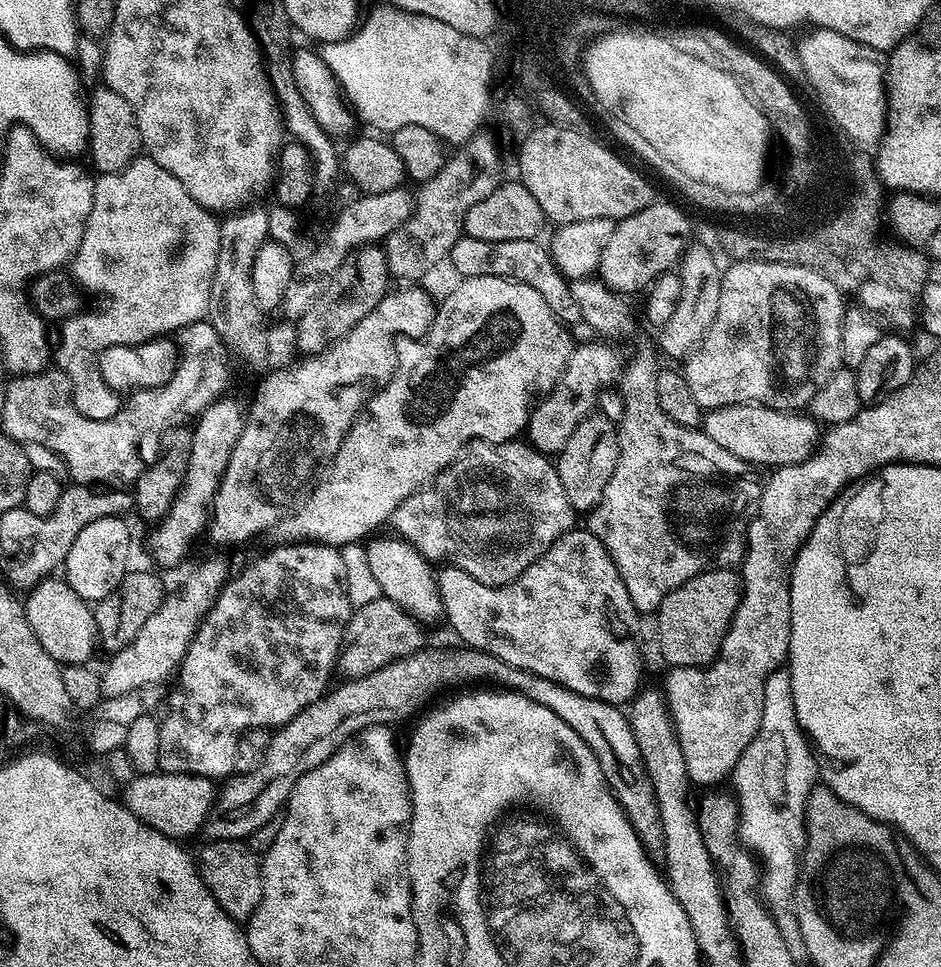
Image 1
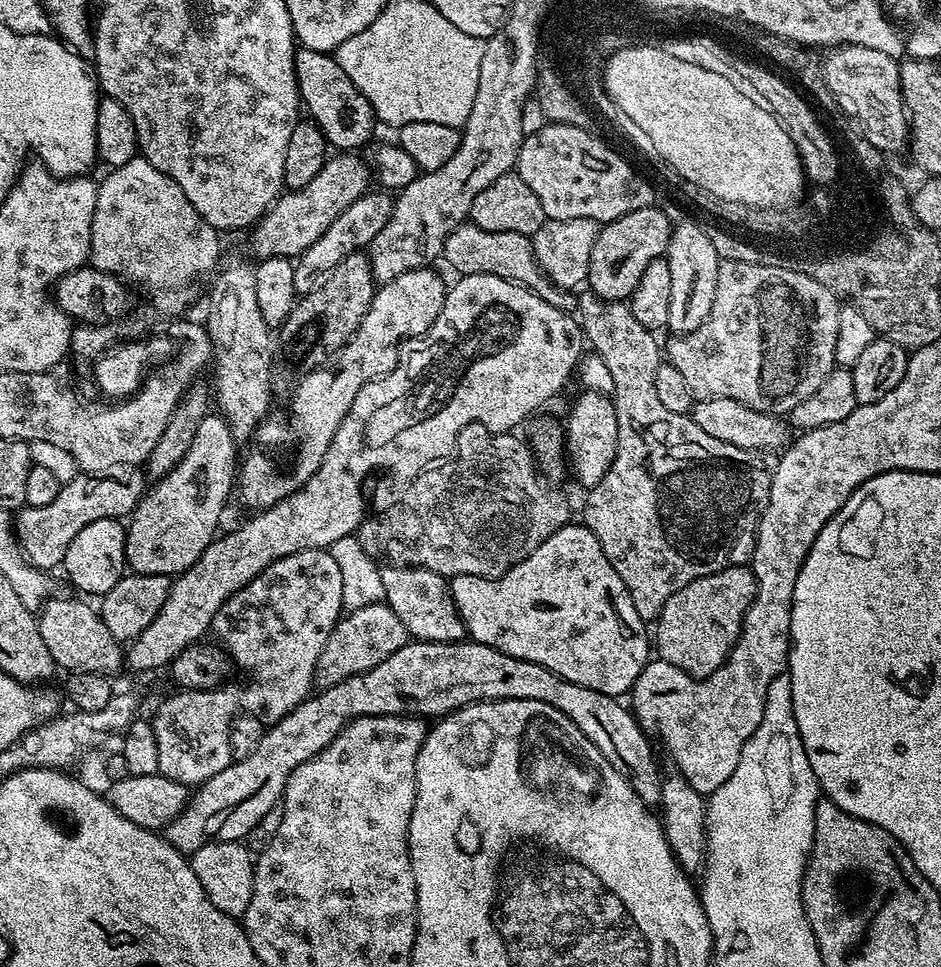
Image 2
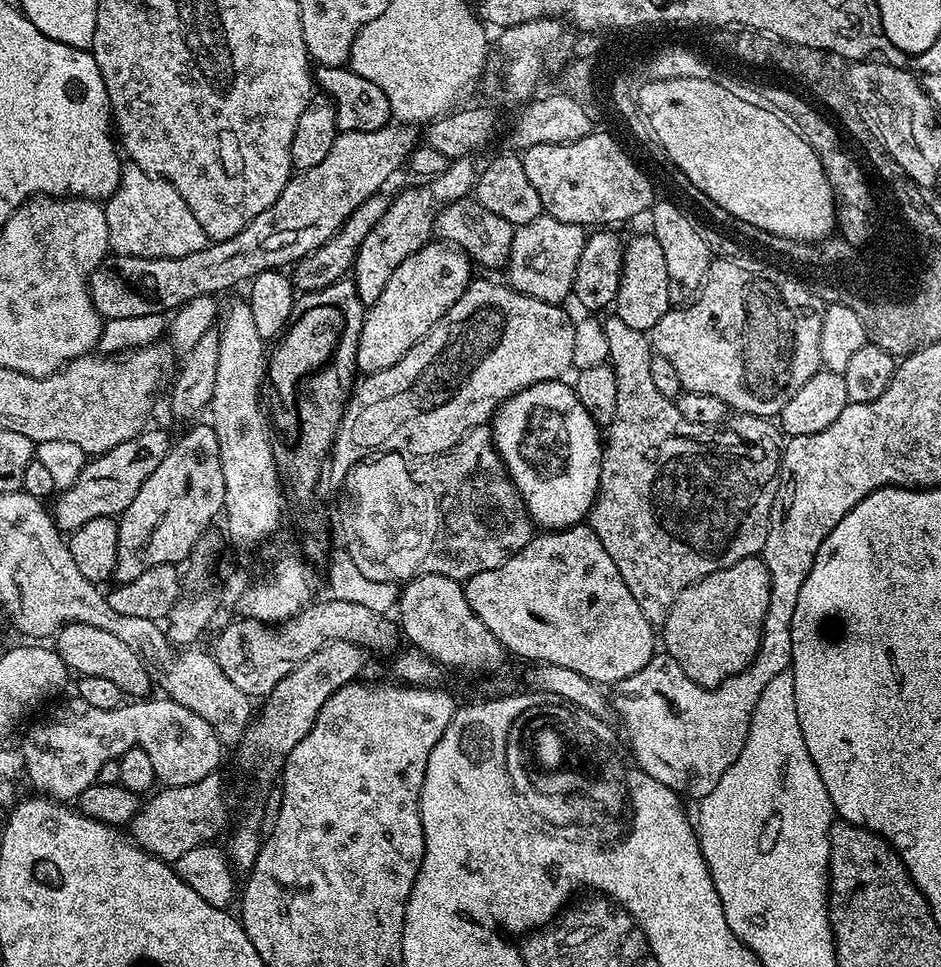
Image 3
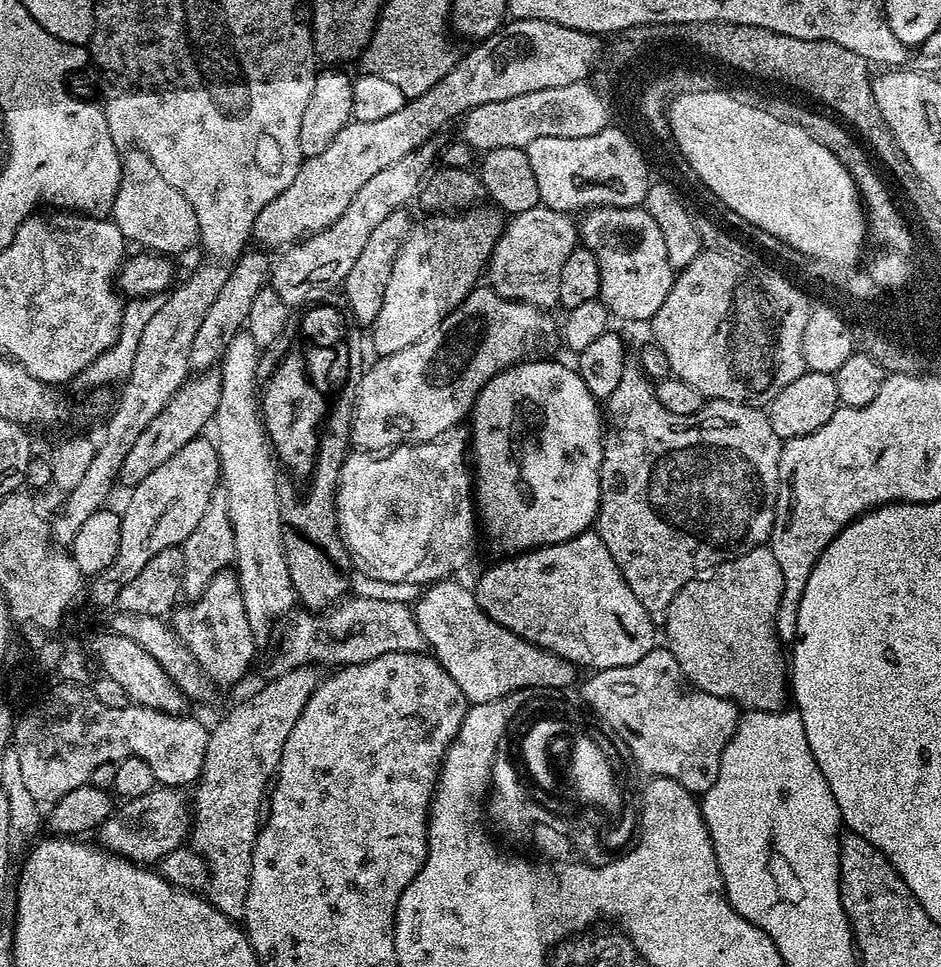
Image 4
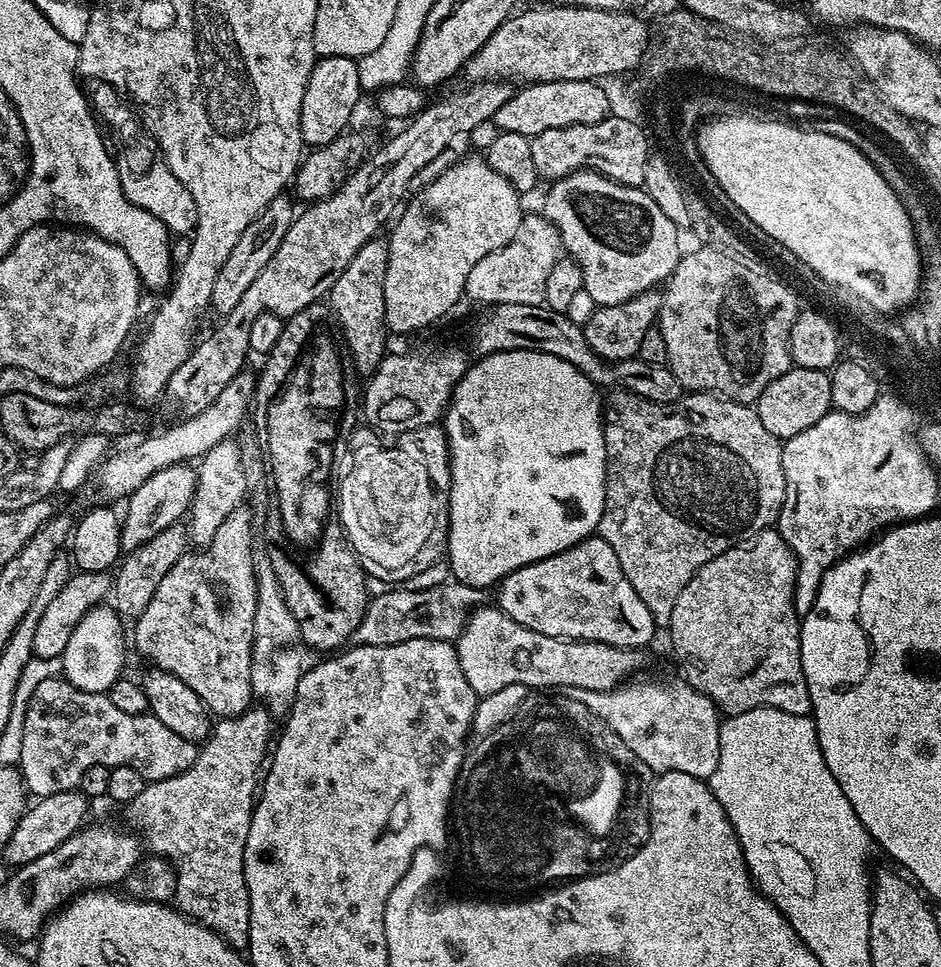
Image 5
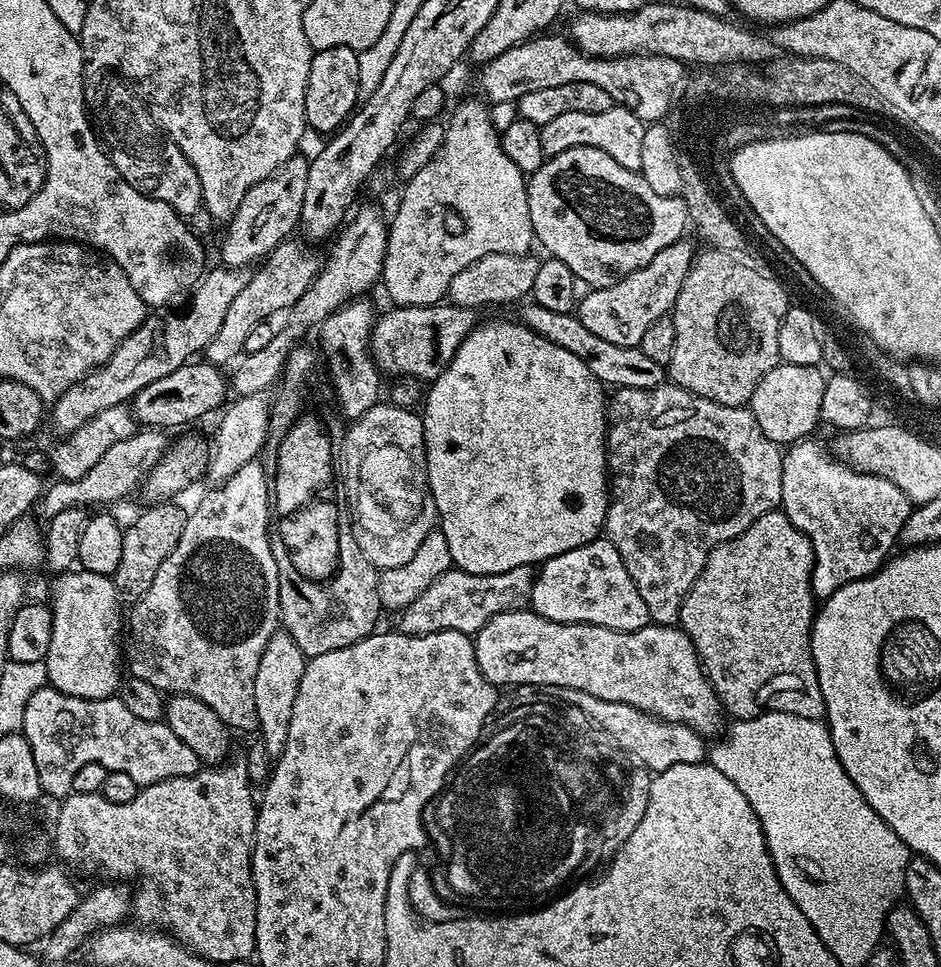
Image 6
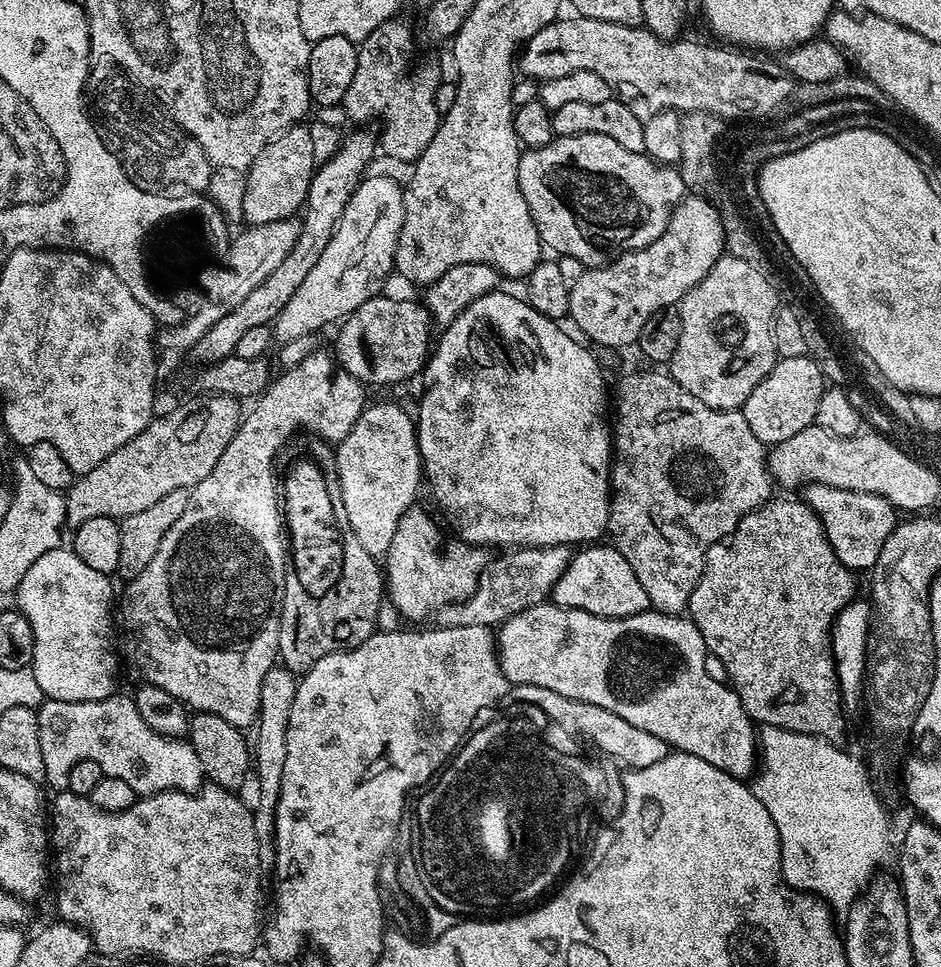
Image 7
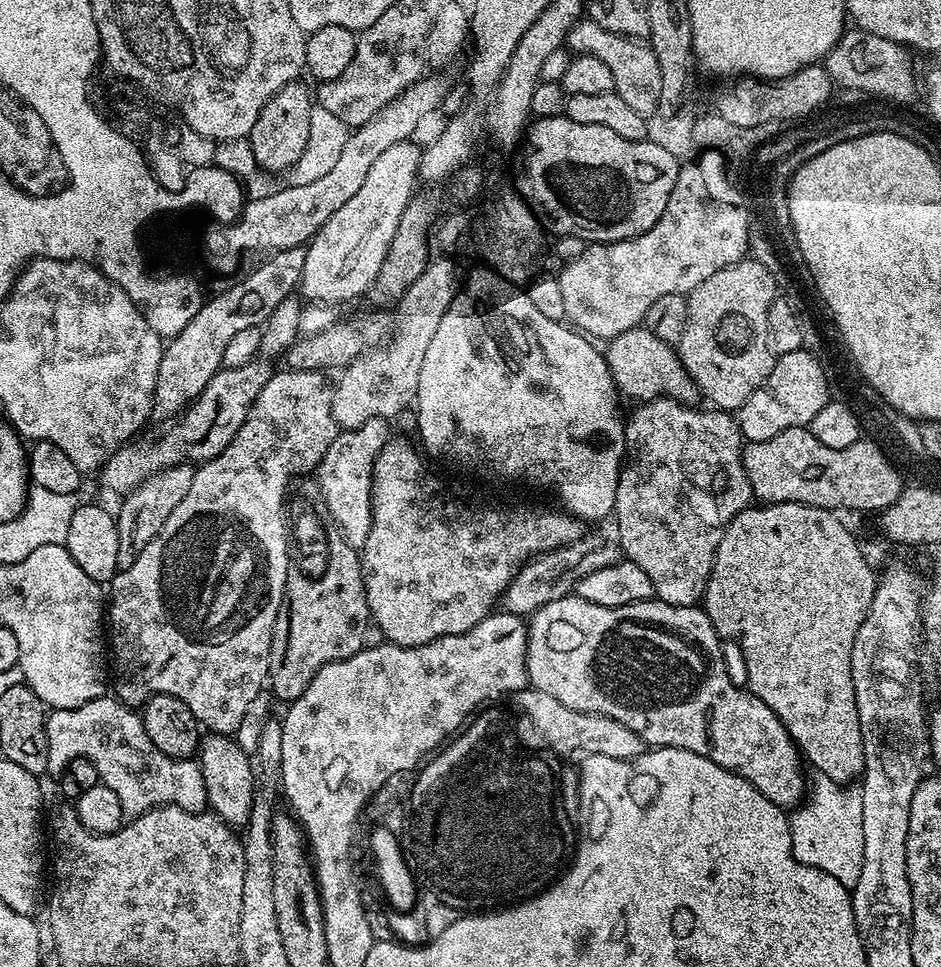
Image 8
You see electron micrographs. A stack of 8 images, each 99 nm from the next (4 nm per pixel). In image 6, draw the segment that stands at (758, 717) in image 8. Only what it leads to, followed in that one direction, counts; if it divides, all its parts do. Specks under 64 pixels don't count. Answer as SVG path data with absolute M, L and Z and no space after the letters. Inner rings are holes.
M521 610L518 612L498 614L494 618L490 618L490 622L486 622L486 626L482 626L482 630L475 633L474 643L476 645L478 666L482 670L482 674L489 682L497 686L503 686L503 684L516 684L515 686L537 686L536 684L544 684L543 687L545 689L569 688L570 690L578 690L579 692L590 694L599 700L605 700L606 702L622 702L626 706L634 706L646 714L657 716L659 720L669 720L675 724L685 724L705 738L719 737L726 724L726 716L721 709L720 699L716 697L716 691L712 689L711 682L708 681L707 676L704 674L704 665L701 664L698 654L694 650L694 642L690 642L690 638L684 633L684 629L679 626L654 624L650 622L642 630L619 632L618 630L610 630L609 628L603 628L602 626L594 626L593 624L563 624L562 622L550 622L546 618L539 616L536 612Z

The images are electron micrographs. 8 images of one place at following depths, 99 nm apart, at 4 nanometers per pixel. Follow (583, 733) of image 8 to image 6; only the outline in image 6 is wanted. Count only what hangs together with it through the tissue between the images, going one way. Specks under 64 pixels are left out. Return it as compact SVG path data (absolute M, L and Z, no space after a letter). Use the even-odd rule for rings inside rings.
M550 688L546 692L547 699L557 700L570 706L578 706L594 722L598 722L618 742L628 755L637 763L645 764L653 773L666 770L679 764L703 764L706 760L706 740L693 728L685 724L675 724L669 720L659 720L657 716L646 714L634 706L626 706L622 702L606 702L594 698L585 692L569 688Z

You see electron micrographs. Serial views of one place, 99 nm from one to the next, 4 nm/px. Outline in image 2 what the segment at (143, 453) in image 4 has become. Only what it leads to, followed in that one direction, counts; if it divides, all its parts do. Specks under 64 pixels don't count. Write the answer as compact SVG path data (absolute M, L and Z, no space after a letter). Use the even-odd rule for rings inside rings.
M124 474L78 475L68 484L60 486L58 498L54 498L54 502L37 508L25 506L15 513L16 540L20 543L24 556L35 568L59 569L64 562L66 546L74 542L82 526L90 526L90 522L98 522L98 518L120 520L131 517L132 511L144 497L145 477L120 475Z

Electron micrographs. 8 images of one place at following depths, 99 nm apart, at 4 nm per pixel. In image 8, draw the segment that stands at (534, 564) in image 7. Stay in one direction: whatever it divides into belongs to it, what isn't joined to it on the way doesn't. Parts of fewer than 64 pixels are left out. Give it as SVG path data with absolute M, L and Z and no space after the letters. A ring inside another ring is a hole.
M585 534L566 546L542 552L521 564L503 592L503 611L512 612L515 616L531 617L532 613L537 612L542 606L562 598L569 590L575 589L576 584L586 574L602 570L602 566L616 564L622 559L620 541L611 535L608 536Z

